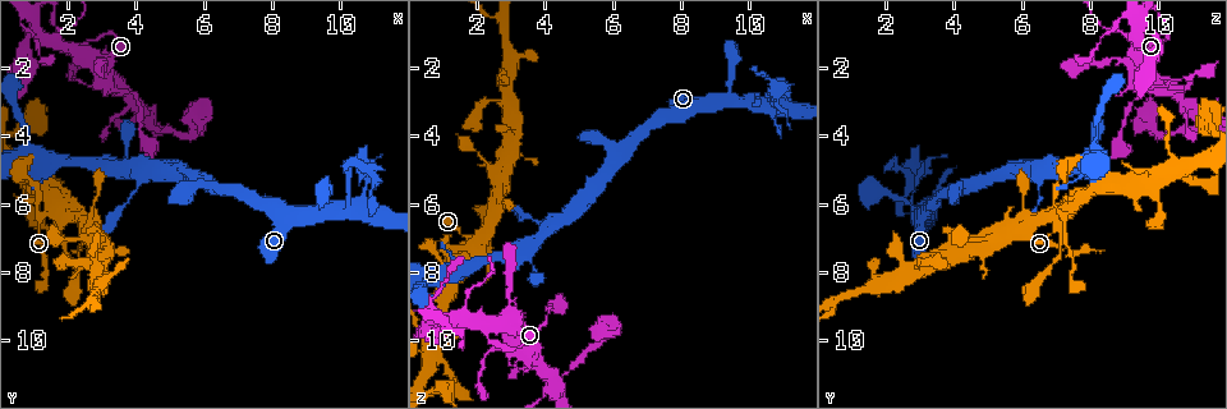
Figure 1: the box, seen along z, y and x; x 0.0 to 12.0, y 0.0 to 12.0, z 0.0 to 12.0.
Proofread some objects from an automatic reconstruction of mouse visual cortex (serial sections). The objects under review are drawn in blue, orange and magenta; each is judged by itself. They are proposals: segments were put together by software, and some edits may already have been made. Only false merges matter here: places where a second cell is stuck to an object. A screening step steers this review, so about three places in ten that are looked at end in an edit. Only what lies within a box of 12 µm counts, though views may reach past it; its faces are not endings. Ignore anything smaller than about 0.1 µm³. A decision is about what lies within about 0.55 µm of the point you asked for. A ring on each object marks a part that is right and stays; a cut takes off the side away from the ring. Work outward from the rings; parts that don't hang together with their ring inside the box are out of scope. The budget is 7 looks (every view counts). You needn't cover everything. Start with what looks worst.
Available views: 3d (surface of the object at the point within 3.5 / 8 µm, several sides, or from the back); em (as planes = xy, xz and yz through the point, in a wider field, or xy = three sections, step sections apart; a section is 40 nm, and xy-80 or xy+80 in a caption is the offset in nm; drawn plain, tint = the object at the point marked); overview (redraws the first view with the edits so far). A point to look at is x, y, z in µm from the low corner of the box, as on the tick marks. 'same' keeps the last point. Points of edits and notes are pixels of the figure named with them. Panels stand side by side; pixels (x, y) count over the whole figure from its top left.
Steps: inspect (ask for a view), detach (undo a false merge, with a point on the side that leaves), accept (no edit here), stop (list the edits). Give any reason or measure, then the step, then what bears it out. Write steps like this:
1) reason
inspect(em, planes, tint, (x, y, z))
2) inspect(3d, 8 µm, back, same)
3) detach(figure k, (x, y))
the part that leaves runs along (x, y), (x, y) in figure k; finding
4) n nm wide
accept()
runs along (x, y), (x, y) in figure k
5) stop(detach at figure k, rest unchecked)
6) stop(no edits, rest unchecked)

calibre changes
inspect(3d, 3.5 µm, (3.4, 2.6, 10.1))

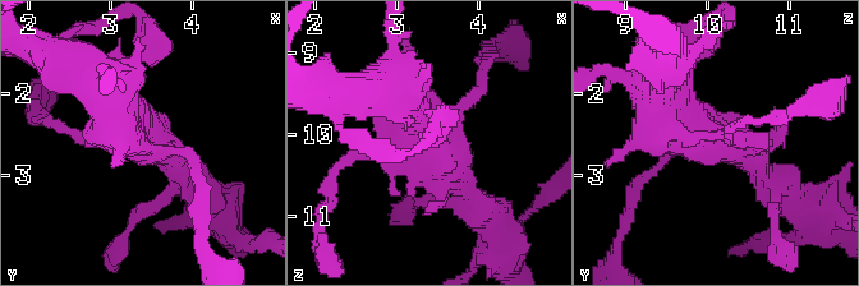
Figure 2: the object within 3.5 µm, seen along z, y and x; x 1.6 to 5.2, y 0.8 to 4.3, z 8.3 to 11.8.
inspect(em, xy, step 3, tint, same)

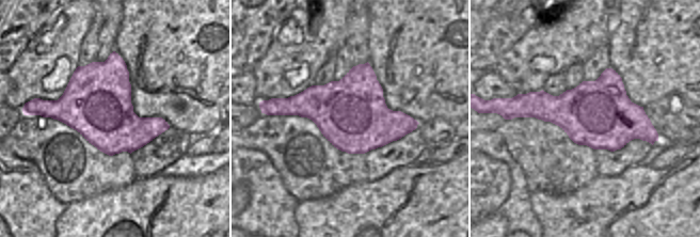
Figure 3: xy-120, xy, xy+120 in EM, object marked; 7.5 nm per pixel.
accept()
runs along (393, 83), (471, 194) in figure 2; all the same cell

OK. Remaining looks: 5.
inspect(3d, 3.5 µm, (1.0, 6.1, 7.0))

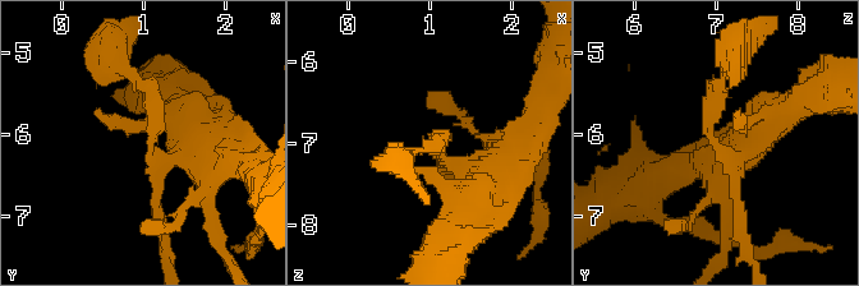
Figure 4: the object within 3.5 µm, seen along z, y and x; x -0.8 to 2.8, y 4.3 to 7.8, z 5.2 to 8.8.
inspect(em, xy, step 1, tint, (1.10, 6.15, 7.10))

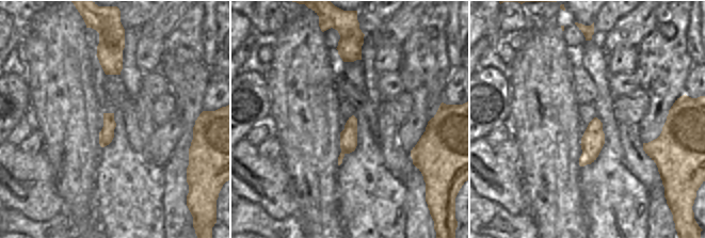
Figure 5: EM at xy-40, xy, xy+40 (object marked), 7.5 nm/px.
accept()
runs along (208, 160), (133, 78) in figure 4; one cell here

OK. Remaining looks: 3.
abrupt turn
inspect(3d, 3.5 µm, (10.9, 5.6, 2.6))

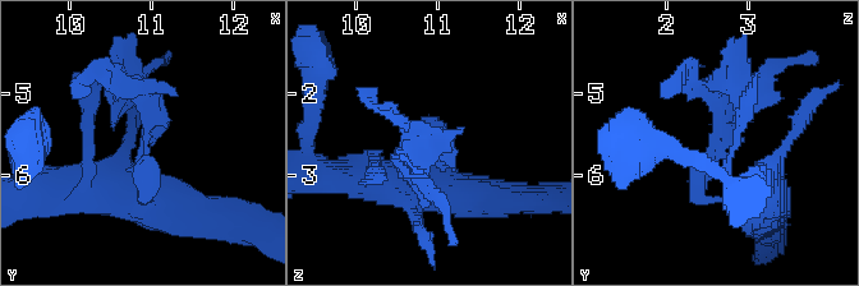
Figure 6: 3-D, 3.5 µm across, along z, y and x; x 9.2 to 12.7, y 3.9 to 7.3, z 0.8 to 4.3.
arms of 150, 200 nm
inspect(em, xy, step 2, plain, (10.95, 5.65, 2.55))

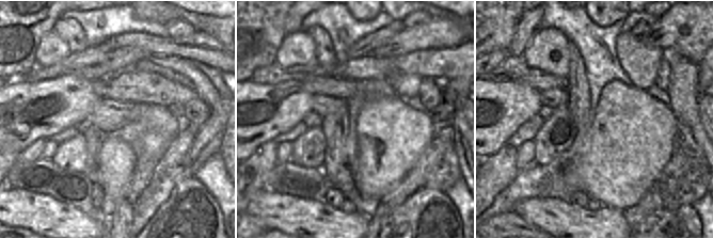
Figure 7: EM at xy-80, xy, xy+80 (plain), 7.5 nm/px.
inspect(em, xy, step 2, tint, same)

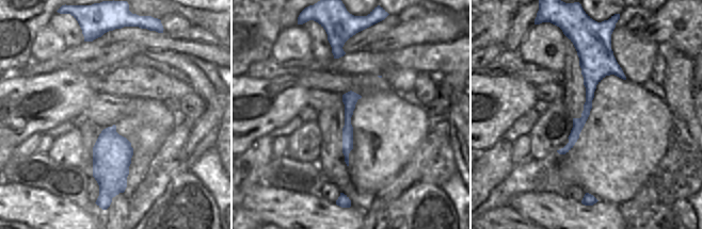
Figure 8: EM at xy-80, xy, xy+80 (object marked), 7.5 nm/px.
detach(figure 6, (450, 153))
the part that leaves runs along (711, 150), (717, 83), (747, 72) in figure 6; two cells meet here

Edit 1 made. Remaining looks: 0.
stop(detach at figure 6, rest unchecked)

